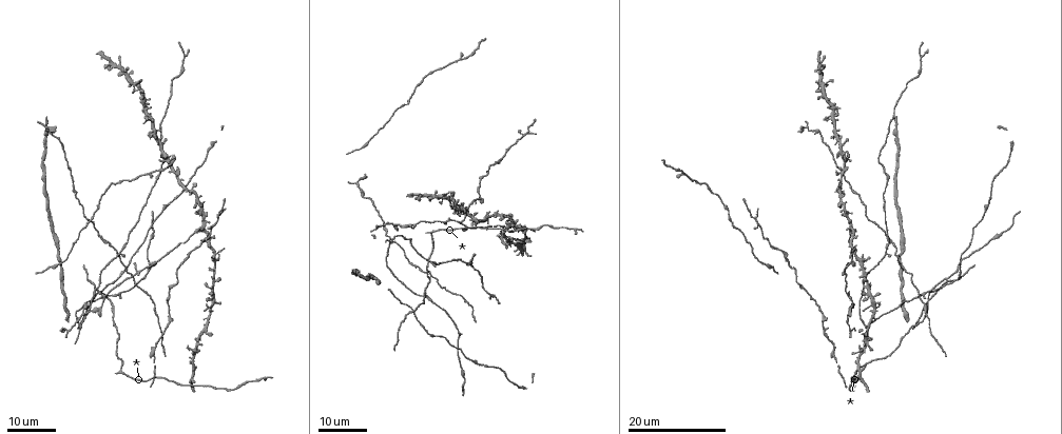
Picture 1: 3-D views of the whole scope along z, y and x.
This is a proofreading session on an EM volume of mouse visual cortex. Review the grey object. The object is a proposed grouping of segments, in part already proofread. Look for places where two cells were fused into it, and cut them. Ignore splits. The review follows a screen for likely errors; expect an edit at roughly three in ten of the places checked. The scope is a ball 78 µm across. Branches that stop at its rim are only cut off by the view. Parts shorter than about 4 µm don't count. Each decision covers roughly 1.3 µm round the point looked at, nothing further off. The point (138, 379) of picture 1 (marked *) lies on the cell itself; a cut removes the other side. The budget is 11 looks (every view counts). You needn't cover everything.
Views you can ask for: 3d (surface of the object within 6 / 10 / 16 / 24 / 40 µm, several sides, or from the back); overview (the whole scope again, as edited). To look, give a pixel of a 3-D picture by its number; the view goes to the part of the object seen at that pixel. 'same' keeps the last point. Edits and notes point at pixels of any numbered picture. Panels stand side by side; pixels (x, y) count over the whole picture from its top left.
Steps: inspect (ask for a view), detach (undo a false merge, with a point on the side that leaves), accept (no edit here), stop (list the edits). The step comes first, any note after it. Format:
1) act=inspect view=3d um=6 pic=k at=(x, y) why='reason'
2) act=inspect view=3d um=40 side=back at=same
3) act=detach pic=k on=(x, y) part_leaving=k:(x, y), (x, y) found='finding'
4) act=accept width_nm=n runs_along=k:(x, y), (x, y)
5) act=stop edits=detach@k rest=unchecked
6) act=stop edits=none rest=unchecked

act=inspect view=3d um=16 pic=1 at=(822, 326) why='thick turns thin'

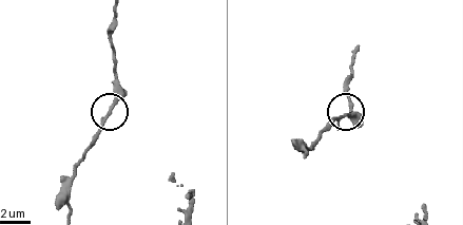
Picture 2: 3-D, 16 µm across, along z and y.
act=inspect view=3d um=6 pic=2 at=(111, 110) why='closer look'

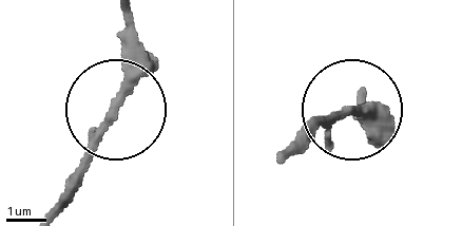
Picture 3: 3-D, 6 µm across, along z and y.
act=accept arms=3 found='continuous, no second cell'

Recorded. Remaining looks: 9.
act=inspect view=3d um=24 pic=1 at=(410, 310) why='four arms meet'

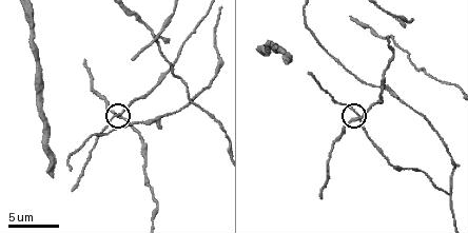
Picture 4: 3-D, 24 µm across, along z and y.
act=inspect view=3d um=6 pic=4 at=(356, 114)

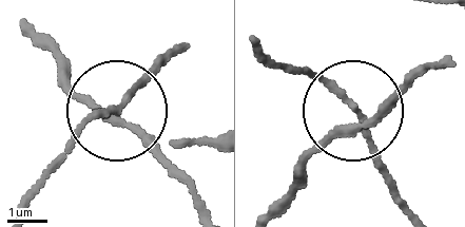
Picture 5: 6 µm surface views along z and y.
act=accept arms=4 runs_along=5:(201, 209), (124, 118), (158, 71) found='all the same cell'

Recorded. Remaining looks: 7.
act=inspect view=3d um=6 pic=4 at=(393, 37) why='a fork'

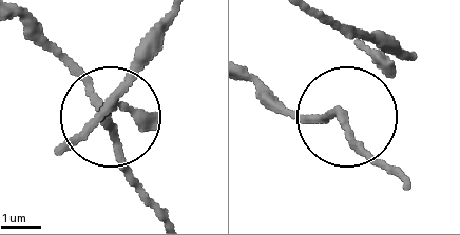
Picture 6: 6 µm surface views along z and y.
act=accept arms=3 found='continuous, no second cell'

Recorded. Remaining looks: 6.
act=inspect view=3d um=16 pic=1 at=(214, 223) why='four arms meet'

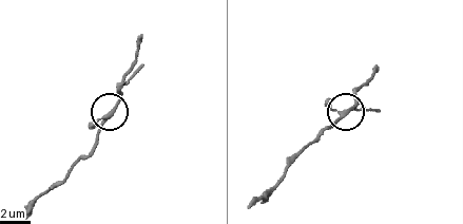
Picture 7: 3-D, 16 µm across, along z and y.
act=inspect view=3d um=10 pic=7 at=(352, 106)

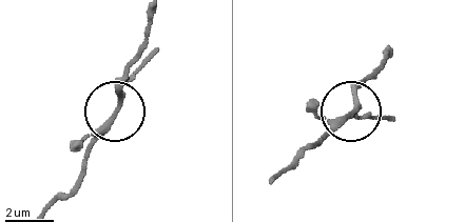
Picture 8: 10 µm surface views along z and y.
act=accept arms=4 found='all the same cell'

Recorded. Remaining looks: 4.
act=inspect view=3d um=16 pic=1 at=(202, 226) why='arms part here'

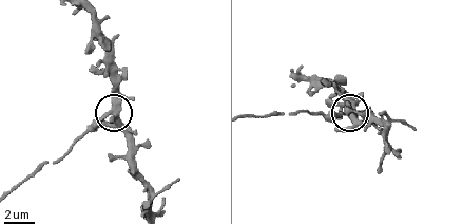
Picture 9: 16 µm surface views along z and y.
act=inspect view=3d um=6 pic=9 at=(111, 111)

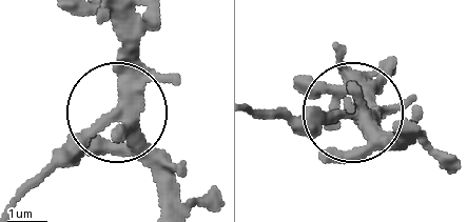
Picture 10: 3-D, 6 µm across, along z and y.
act=detach pic=10 on=(309, 133) arms=3 part_leaving=10:(117, 112), (91, 122), (20, 193) found='two cells meet here'

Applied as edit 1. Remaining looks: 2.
act=stop edits=detach@10 rest=unchecked

